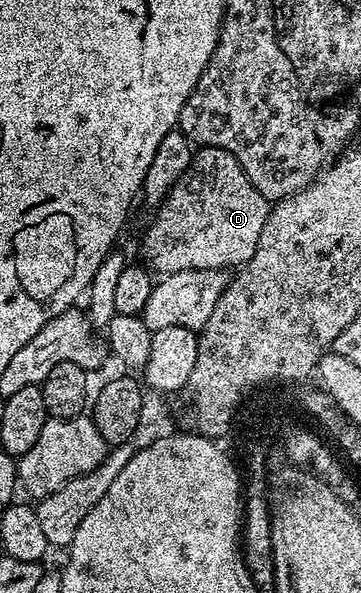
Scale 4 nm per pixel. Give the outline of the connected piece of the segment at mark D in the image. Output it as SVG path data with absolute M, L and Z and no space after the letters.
M197 148L188 178L171 188L166 198L155 210L156 218L144 233L140 249L144 252L143 264L153 274L165 275L186 270L231 269L243 266L257 249L262 227L268 218L270 203L253 187L249 177L233 156L221 149Z

